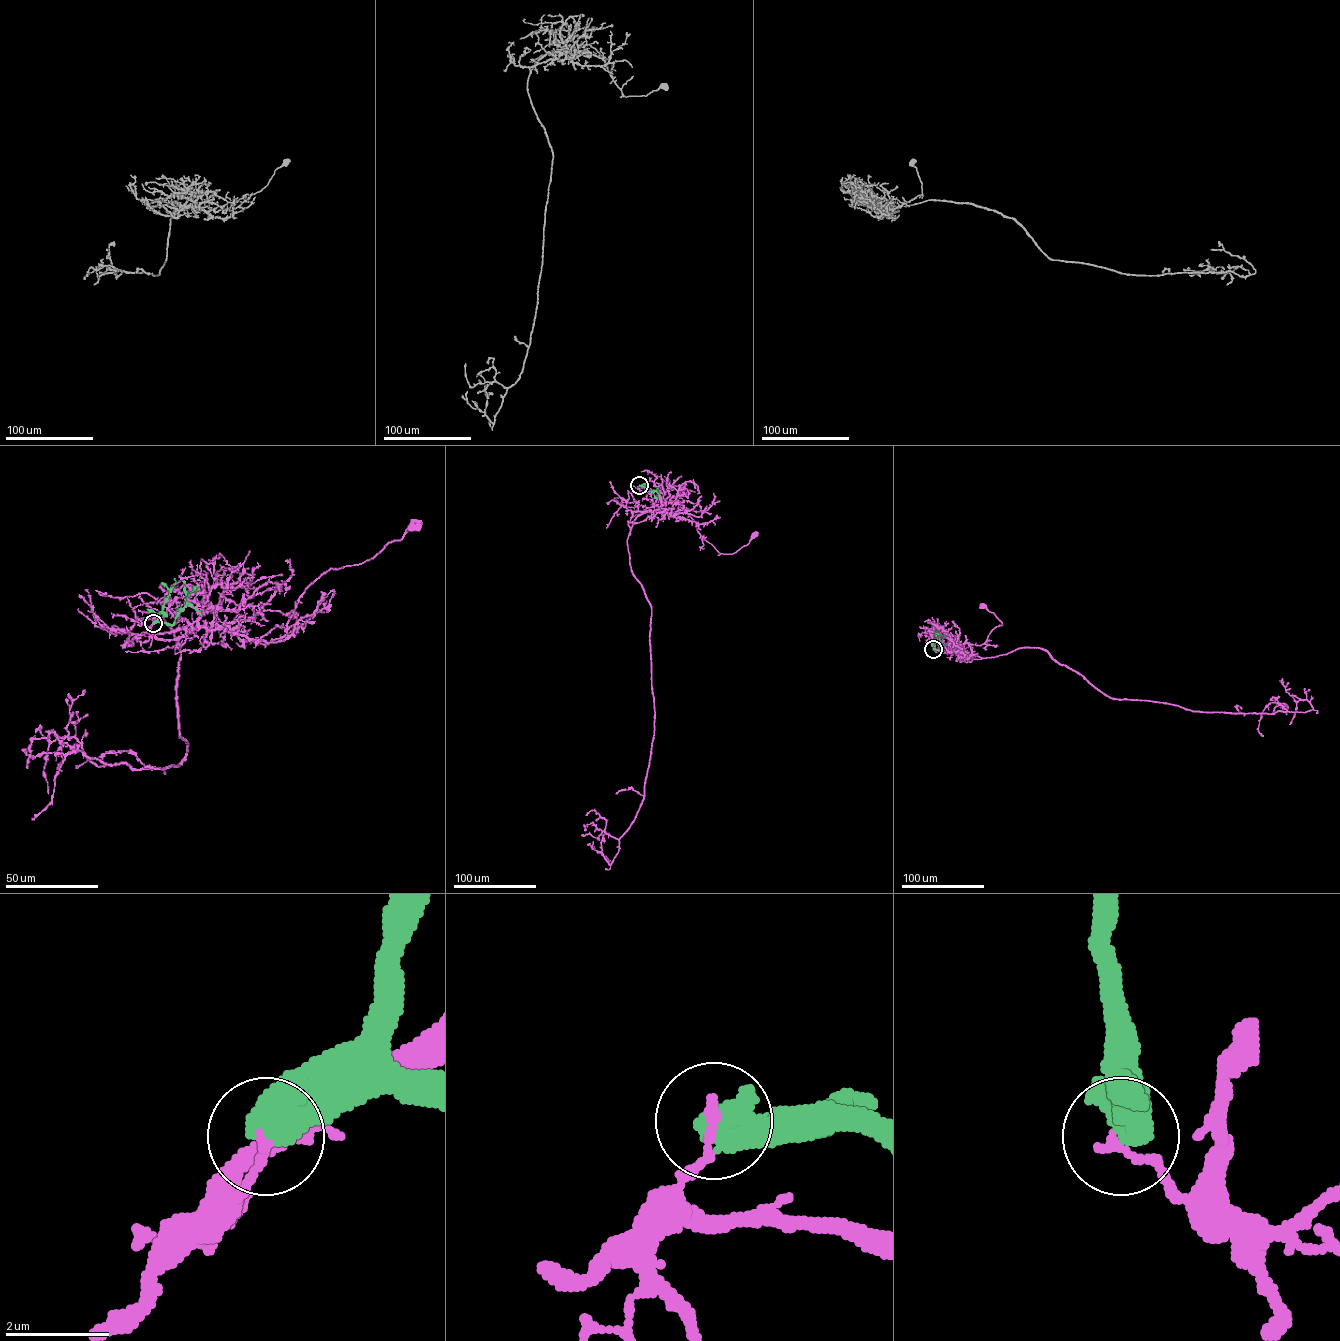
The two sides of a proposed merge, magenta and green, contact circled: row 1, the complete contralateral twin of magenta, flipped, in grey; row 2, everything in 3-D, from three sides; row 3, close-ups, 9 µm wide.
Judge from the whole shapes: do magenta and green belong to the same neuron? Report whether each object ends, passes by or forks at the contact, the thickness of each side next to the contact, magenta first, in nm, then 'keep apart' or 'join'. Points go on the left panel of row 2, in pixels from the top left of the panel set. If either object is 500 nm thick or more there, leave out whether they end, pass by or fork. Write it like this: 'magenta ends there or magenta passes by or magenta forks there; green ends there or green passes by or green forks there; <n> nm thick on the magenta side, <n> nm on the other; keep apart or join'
190 nm thick on the magenta side, 700 nm on the other; keep apart

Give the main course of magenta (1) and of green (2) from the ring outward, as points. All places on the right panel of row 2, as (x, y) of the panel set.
1: (933, 649), (929, 638), (959, 651), (962, 644), (983, 644), (1002, 623), (982, 605)
2: (933, 649), (939, 649), (938, 635), (942, 633)

